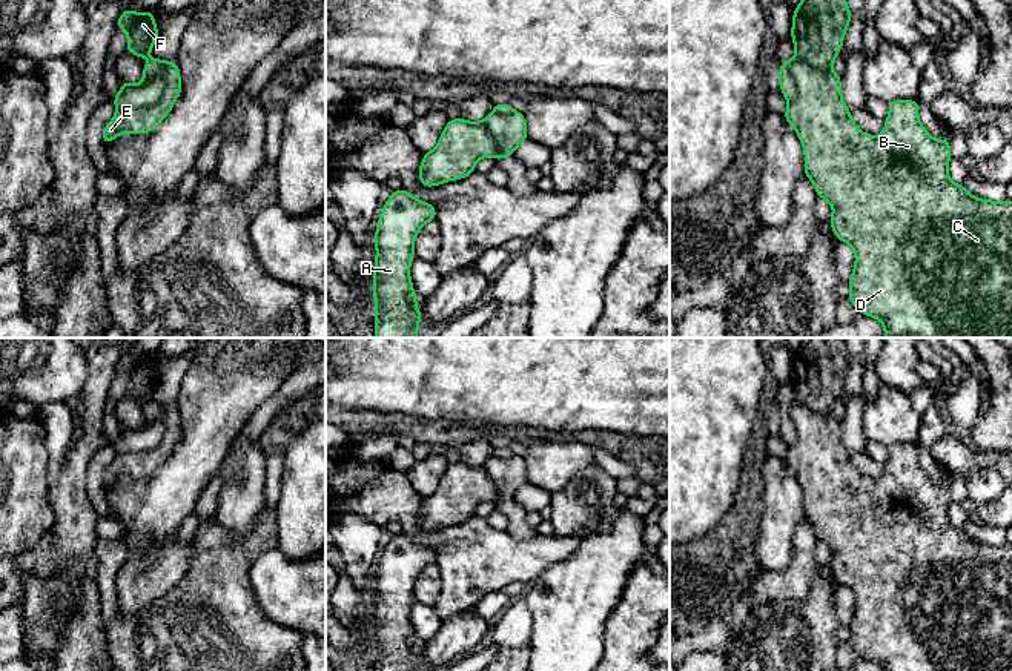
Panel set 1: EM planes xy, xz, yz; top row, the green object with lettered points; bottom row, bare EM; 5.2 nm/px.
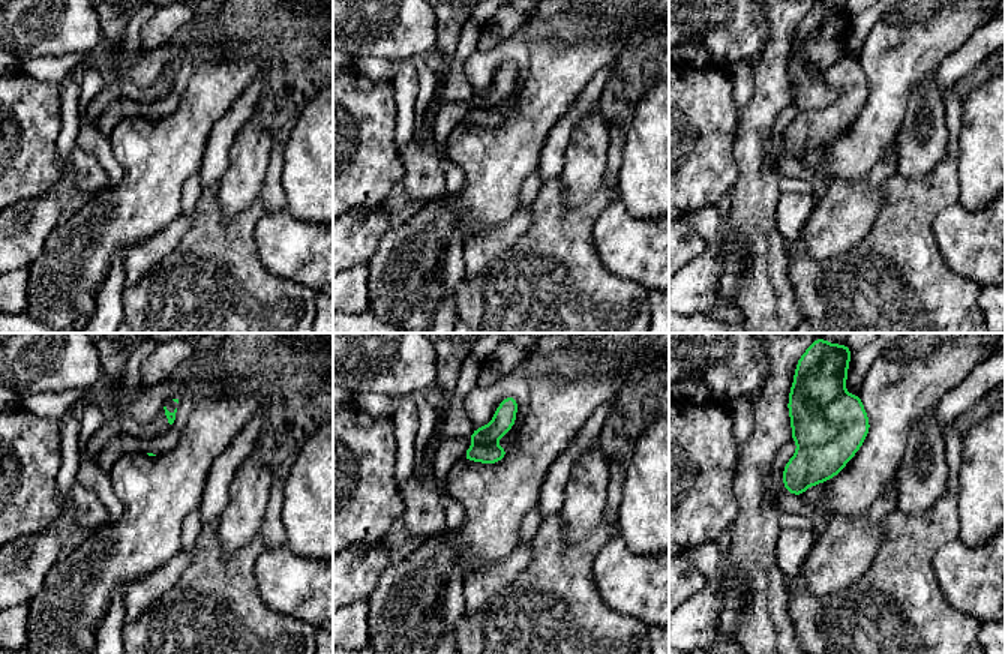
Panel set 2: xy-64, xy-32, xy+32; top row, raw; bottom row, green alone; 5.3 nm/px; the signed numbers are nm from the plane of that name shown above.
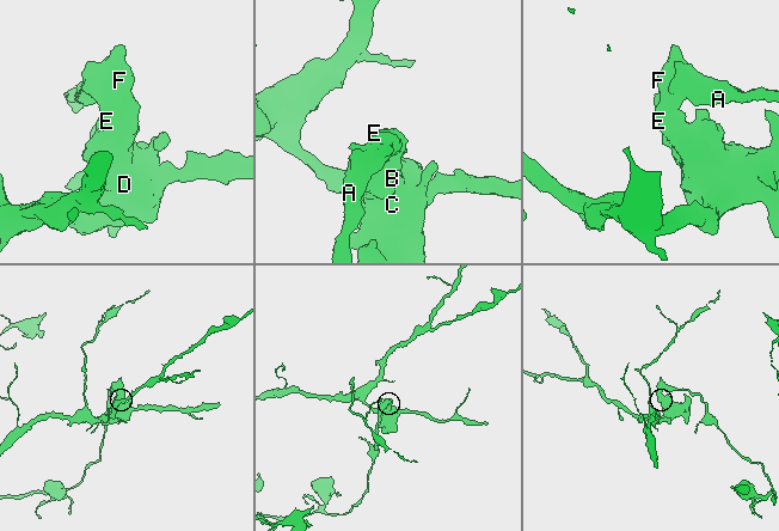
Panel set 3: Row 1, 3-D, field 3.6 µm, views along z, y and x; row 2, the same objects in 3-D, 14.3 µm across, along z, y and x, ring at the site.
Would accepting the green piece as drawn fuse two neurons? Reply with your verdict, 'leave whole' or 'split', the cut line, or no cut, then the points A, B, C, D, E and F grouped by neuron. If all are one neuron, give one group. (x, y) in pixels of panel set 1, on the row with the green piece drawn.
split; cut in xy along (163, 79), (163, 92), (155, 102), (138, 108), (117, 109); A F / B C D E

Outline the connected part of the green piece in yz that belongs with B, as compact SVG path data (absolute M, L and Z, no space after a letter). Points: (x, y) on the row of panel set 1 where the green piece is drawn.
M794 57L789 60L791 77L795 84L795 98L788 103L785 120L795 129L805 152L805 177L808 177L819 198L832 207L829 224L837 241L848 243L855 253L855 264L848 279L849 301L857 313L878 319L885 329L885 338L1012 338L1012 201L991 201L971 195L963 184L955 184L948 172L951 161L951 143L935 140L918 120L917 100L895 100L889 103L885 131L878 137L865 134L857 127L851 111L842 97L842 78L834 71L819 71L806 61Z

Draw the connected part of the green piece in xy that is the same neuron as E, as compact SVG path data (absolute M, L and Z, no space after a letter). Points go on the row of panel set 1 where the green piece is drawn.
M150 58L143 69L143 81L160 77L164 89L160 100L140 109L117 109L112 120L103 129L103 144L112 143L121 134L149 134L172 111L181 94L178 63Z

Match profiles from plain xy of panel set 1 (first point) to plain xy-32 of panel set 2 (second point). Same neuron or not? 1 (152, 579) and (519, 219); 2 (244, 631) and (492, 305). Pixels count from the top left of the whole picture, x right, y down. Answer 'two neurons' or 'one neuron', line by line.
1: one neuron
2: one neuron

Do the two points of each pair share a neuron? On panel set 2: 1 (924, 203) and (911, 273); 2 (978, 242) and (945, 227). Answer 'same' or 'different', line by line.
1: same
2: same

